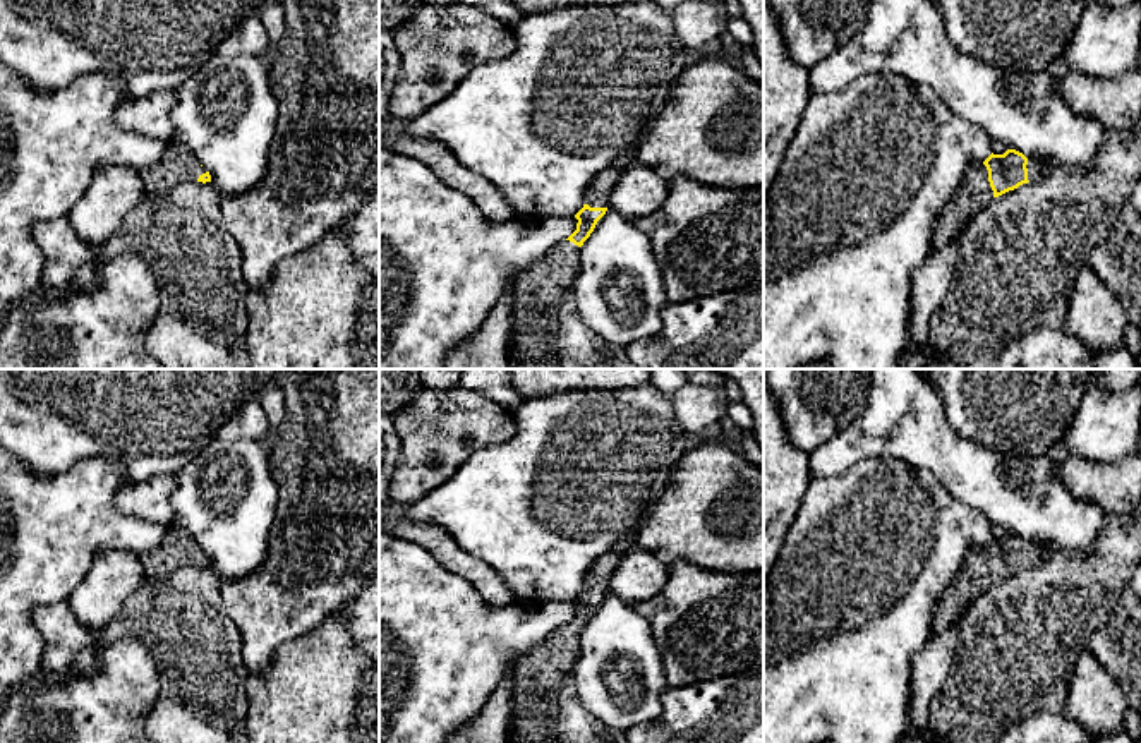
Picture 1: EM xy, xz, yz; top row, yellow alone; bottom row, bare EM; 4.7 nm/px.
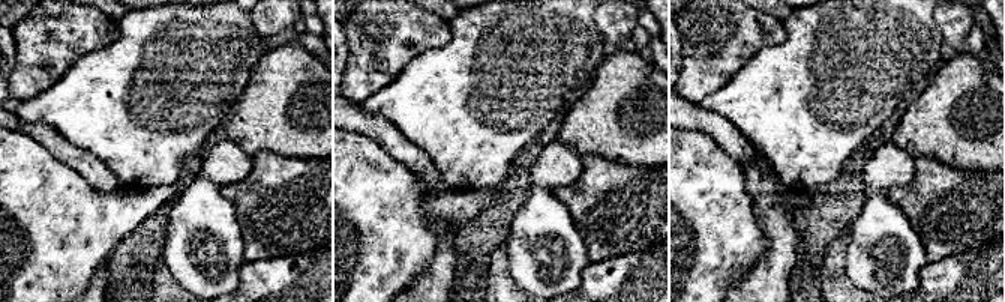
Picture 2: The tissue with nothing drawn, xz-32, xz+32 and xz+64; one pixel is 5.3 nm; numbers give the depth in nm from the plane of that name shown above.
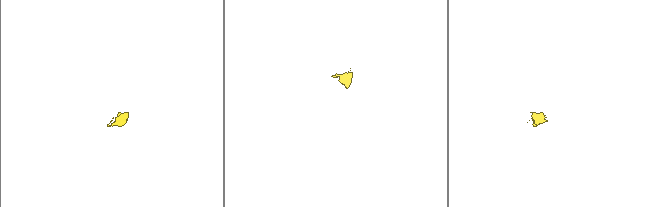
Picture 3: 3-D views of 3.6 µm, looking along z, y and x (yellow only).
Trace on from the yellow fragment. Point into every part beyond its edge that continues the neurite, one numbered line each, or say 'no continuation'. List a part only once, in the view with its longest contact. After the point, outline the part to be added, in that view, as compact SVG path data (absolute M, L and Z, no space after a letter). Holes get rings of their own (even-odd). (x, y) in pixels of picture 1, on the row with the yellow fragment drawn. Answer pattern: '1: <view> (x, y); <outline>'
1: yz (1037, 169); M1028 158L1028 180L1036 182L1043 177L1048 177L1055 168L1052 163L1040 161L1036 158Z
2: yz (975, 194); M983 163L968 170L945 213L939 216L933 230L933 245L940 249L959 235L992 201L993 190Z

